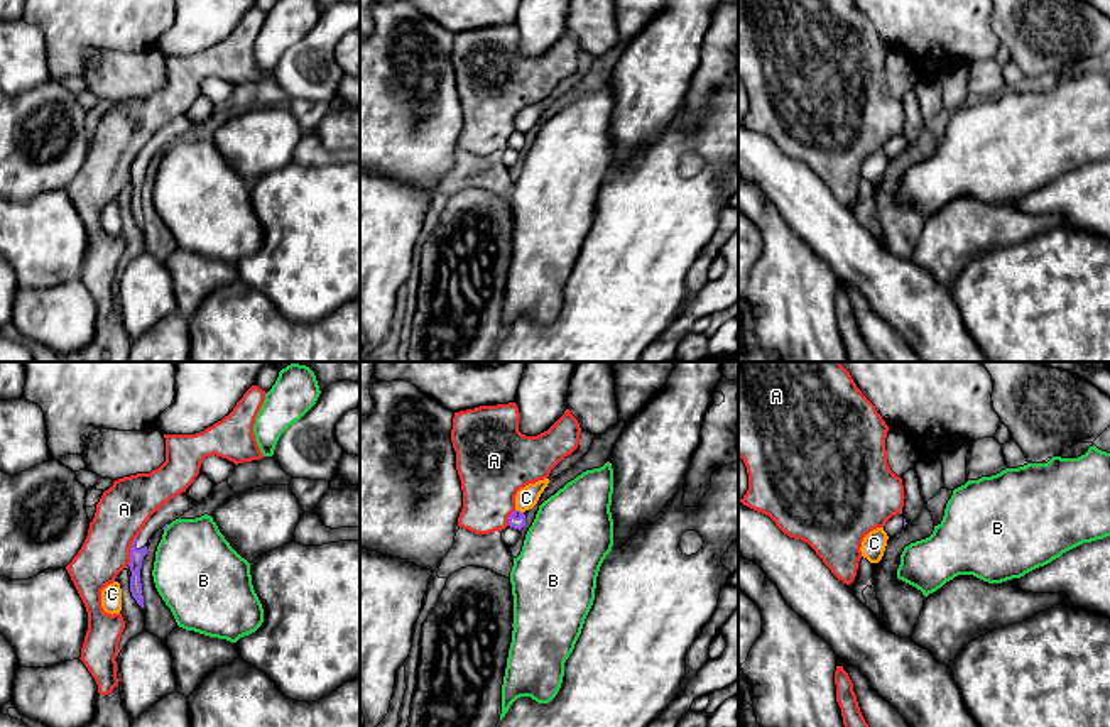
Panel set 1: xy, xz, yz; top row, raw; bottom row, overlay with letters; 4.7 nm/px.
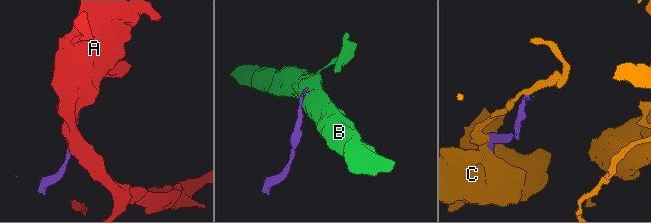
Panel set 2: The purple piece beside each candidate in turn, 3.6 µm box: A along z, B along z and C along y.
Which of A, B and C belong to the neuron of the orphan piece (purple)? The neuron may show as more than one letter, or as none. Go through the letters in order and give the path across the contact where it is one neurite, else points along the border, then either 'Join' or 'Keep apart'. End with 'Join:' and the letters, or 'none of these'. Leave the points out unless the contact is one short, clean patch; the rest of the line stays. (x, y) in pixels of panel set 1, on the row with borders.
A: Boundary: xy (137, 535), (127, 563). Keep apart
B: Boundary: xy (168, 524), (164, 530). Keep apart
C: Keep apart
Join: none of these

